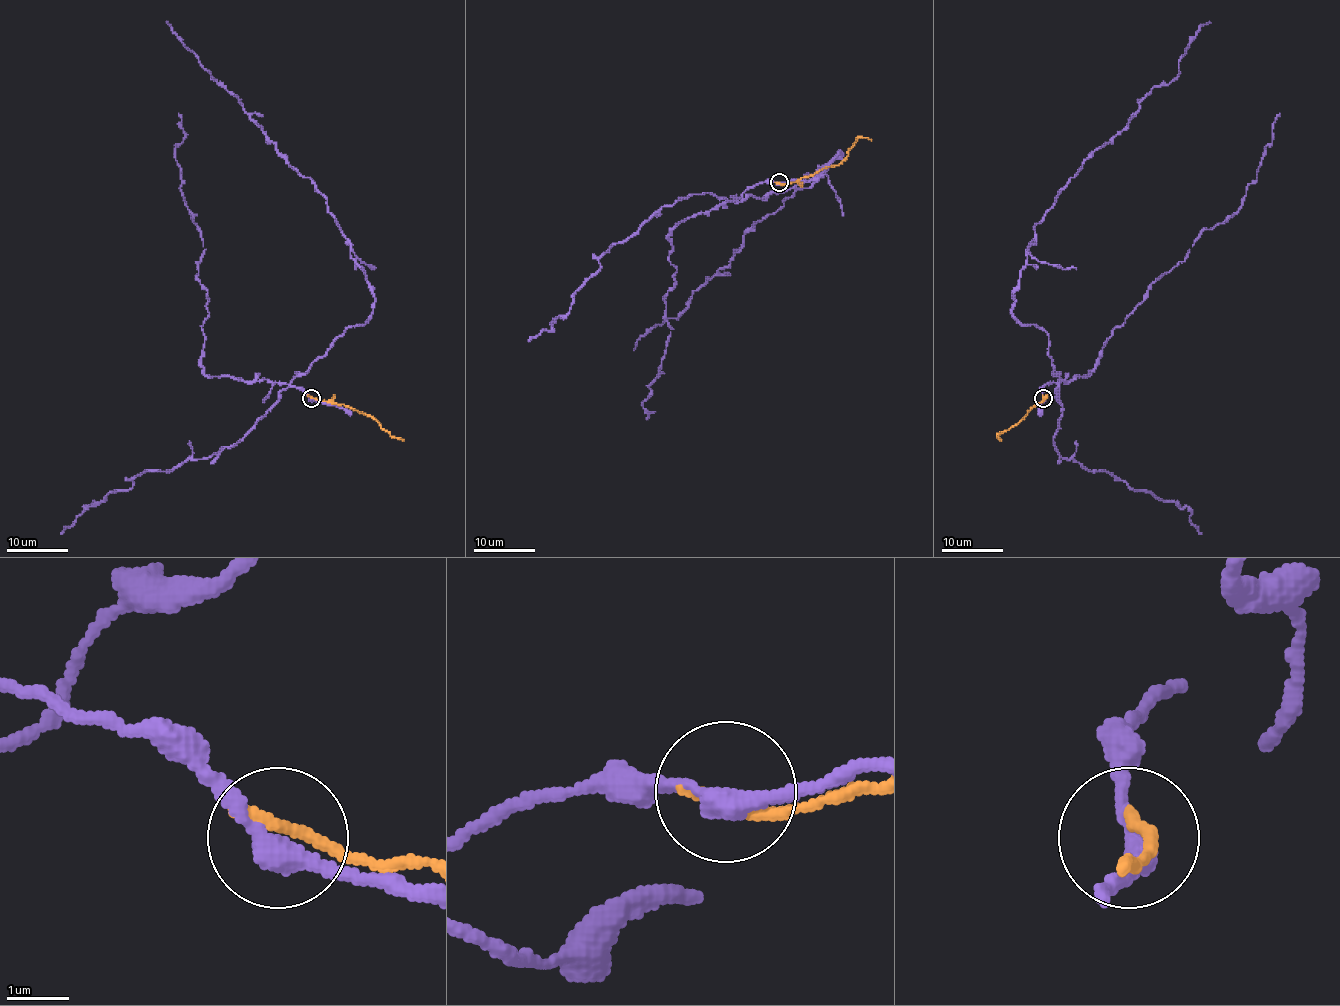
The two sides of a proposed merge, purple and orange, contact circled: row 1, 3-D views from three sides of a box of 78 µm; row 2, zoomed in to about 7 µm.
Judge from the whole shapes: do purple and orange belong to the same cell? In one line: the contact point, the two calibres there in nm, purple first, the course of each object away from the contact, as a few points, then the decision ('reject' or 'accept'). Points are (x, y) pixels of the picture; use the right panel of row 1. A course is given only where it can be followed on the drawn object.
(1043, 398) | 320/240 nm | purple via (1042, 398), (1059, 379), (1048, 335), (1012, 304), (1035, 226), (1139, 102), (1177, 76), (1211, 23) | orange via (1042, 398), (998, 436), (1001, 441) | reject

